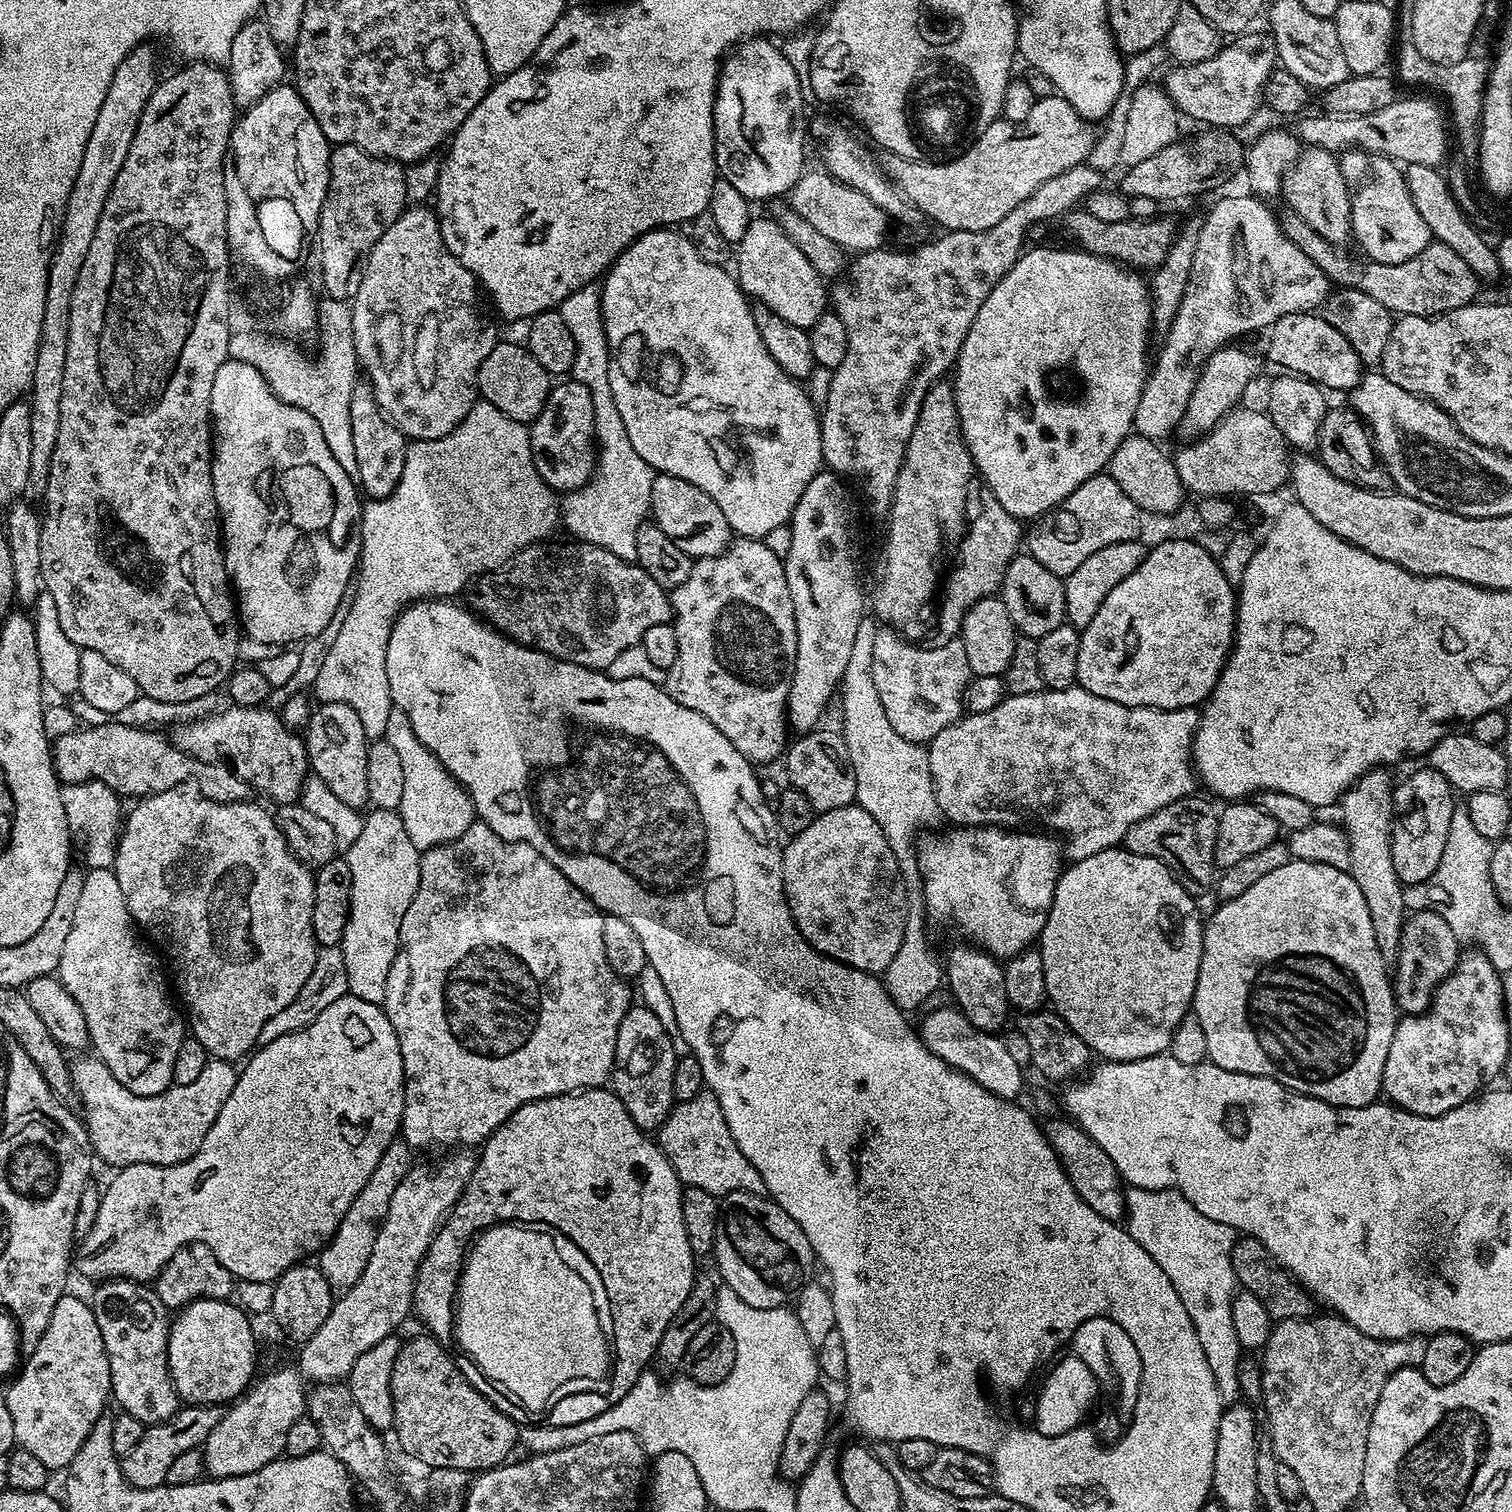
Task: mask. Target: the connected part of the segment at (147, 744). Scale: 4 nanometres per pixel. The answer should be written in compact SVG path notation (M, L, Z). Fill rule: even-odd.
M112 723L88 726L56 738L52 744L52 765L61 785L100 780L120 798L143 798L170 790L191 781L198 769L197 761L178 750L163 731Z

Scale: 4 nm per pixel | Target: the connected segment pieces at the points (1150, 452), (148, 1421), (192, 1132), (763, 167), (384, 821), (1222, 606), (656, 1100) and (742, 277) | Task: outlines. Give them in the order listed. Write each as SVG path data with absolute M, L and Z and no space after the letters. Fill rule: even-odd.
M1130 434L1108 460L1107 475L1112 476L1118 486L1122 486L1126 498L1140 507L1141 513L1176 512L1186 500L1175 459L1169 453L1167 456L1160 447L1157 441L1139 434Z
M113 1278L97 1288L100 1289L90 1296L90 1303L94 1318L98 1318L98 1330L102 1330L102 1342L106 1342L106 1358L110 1358L110 1378L115 1403L117 1400L123 1411L138 1418L146 1426L166 1422L182 1404L180 1397L176 1395L176 1387L168 1369L169 1308L164 1305L162 1298L158 1298L155 1287L138 1280Z
M80 1054L80 1056L71 1061L70 1069L72 1074L72 1090L75 1099L80 1099L80 1104L84 1107L82 1111L82 1119L84 1127L88 1134L88 1142L91 1151L95 1153L97 1157L100 1156L108 1164L113 1164L113 1169L119 1170L125 1168L128 1164L180 1164L184 1160L189 1160L193 1154L198 1150L198 1146L202 1146L202 1141L206 1138L206 1133L210 1131L210 1126L214 1126L214 1118L218 1118L218 1110L222 1110L222 1106L226 1106L226 1098L230 1098L230 1090L234 1090L236 1085L236 1078L238 1075L237 1069L233 1067L229 1061L217 1060L215 1058L209 1058L206 1062L206 1067L202 1069L202 1075L194 1082L189 1082L187 1086L178 1086L173 1084L171 1088L167 1088L165 1092L159 1092L153 1096L136 1096L130 1090L126 1090L126 1086L122 1086L122 1082L118 1082L118 1078L114 1078L114 1074L110 1074L110 1066L106 1066L92 1054Z
M749 38L741 40L724 57L720 66L720 76L716 80L716 97L714 98L714 138L716 139L716 171L738 194L742 194L749 202L756 200L773 201L775 198L784 198L791 193L792 187L799 182L800 177L806 171L804 165L804 136L806 140L806 120L804 124L804 111L806 105L803 100L802 86L799 84L799 76L780 46L772 45L768 38Z
M373 807L371 811L364 816L358 838L346 849L352 901L346 934L338 947L344 951L349 993L362 998L362 1002L383 1005L386 978L400 949L402 918L418 890L421 851L410 842L397 809Z
M1172 540L1149 547L1142 566L1106 594L1094 614L1094 622L1081 631L1076 671L1079 687L1122 706L1178 710L1203 705L1232 650L1236 594L1237 589L1226 580L1219 559L1208 554L1196 540Z
M643 1006L629 1008L618 1026L618 1042L614 1050L610 1088L616 1093L622 1106L626 1106L630 1118L634 1118L639 1128L659 1129L672 1111L674 1066L677 1059L674 1046L671 1045L671 1037L657 1015Z
M754 218L734 248L734 275L745 296L757 304L765 304L778 318L786 318L793 326L812 328L825 312L830 296L824 277L810 266L810 258L794 246L775 219Z

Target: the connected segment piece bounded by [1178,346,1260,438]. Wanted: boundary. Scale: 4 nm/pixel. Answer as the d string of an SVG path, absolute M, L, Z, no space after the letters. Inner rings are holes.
M1225 346L1217 350L1214 354L1210 354L1210 358L1204 363L1203 368L1198 373L1198 379L1194 390L1190 394L1190 402L1186 406L1186 410L1180 419L1178 429L1179 435L1188 437L1184 438L1199 438L1215 426L1227 412L1232 411L1241 403L1240 400L1244 396L1244 391L1248 388L1248 383L1255 378L1260 372L1260 360L1248 348L1232 348L1236 346Z

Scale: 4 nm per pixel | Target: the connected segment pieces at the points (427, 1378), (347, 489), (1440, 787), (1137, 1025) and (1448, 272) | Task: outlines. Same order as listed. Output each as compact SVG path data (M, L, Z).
M431 1334L424 1336L412 1336L409 1340L405 1339L398 1350L398 1358L394 1358L394 1374L390 1374L390 1394L394 1402L394 1433L396 1440L400 1443L400 1448L408 1456L413 1456L420 1464L425 1464L425 1469L450 1467L454 1470L468 1471L471 1474L479 1474L488 1471L489 1468L498 1468L509 1459L508 1456L518 1444L518 1424L515 1424L506 1413L500 1408L495 1408L470 1381L464 1377L464 1372L452 1361L452 1356L448 1353L449 1349L445 1345L439 1344L436 1337Z
M229 359L222 366L218 366L218 374L214 374L214 386L210 389L210 427L212 429L212 485L214 486L214 498L216 499L216 510L220 513L220 527L222 529L223 546L224 546L224 561L226 562L226 570L231 587L234 589L234 603L238 609L238 623L242 629L244 636L254 638L254 642L266 642L267 644L278 644L281 646L296 646L301 642L308 640L310 637L321 633L330 623L330 618L334 615L334 610L338 607L338 602L342 599L342 594L345 594L346 588L353 583L354 577L358 572L360 563L360 513L362 511L362 496L358 491L357 485L352 483L350 478L346 476L346 471L342 470L342 466L338 464L337 459L330 452L329 446L323 438L322 428L318 422L314 420L306 412L299 409L298 406L287 405L286 402L280 401L278 397L271 392L270 386L265 378L254 366L247 365L246 362L240 362Z
M1421 766L1412 772L1404 781L1395 785L1392 802L1397 813L1408 812L1397 819L1392 826L1392 857L1394 870L1403 885L1422 884L1438 870L1438 862L1442 862L1442 850L1446 848L1446 834L1450 832L1450 818L1458 811L1457 797L1442 778L1440 772L1433 768Z
M1123 846L1107 848L1098 854L1090 854L1090 858L1082 858L1069 863L1061 871L1056 889L1054 890L1054 902L1050 906L1050 914L1046 918L1046 926L1040 932L1038 950L1042 954L1042 970L1046 974L1046 990L1048 991L1047 1003L1060 1015L1086 1042L1086 1046L1101 1061L1111 1062L1121 1060L1130 1062L1138 1058L1150 1058L1151 1056L1163 1056L1171 1049L1174 1030L1182 1018L1189 1015L1194 990L1198 982L1198 970L1202 962L1202 946L1204 945L1204 924L1200 912L1196 909L1193 893L1181 886L1175 876L1158 858L1150 858L1142 854L1129 852Z
M1283 205L1278 212L1277 220L1280 229L1288 235L1290 242L1302 250L1308 258L1329 278L1333 285L1346 288L1357 288L1362 294L1370 294L1386 310L1402 316L1441 316L1443 312L1449 312L1455 308L1461 308L1473 303L1482 287L1481 281L1470 270L1470 266L1450 246L1439 242L1433 242L1425 246L1414 258L1406 258L1406 262L1387 264L1367 258L1351 260L1337 245L1326 242L1318 230L1314 230L1309 224L1294 214L1292 207Z

